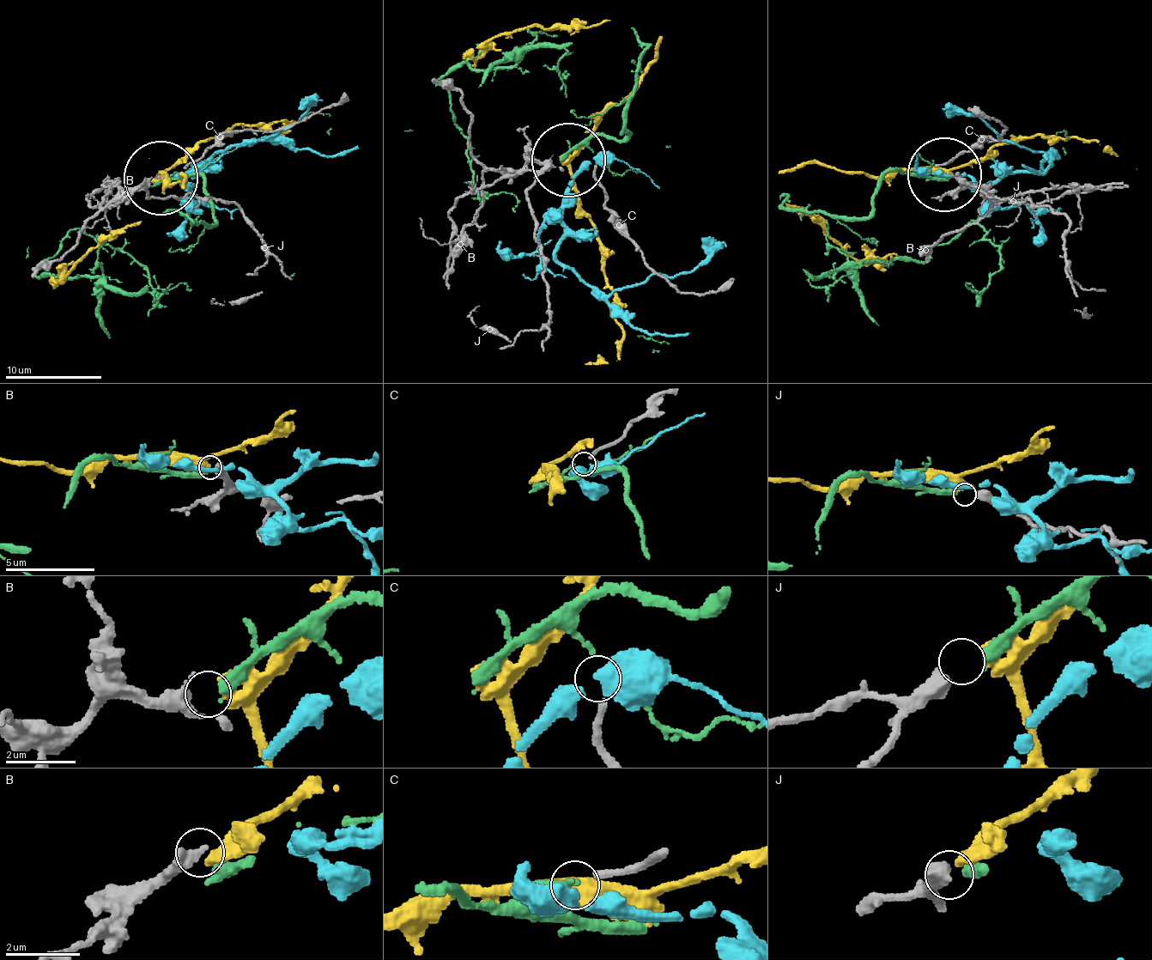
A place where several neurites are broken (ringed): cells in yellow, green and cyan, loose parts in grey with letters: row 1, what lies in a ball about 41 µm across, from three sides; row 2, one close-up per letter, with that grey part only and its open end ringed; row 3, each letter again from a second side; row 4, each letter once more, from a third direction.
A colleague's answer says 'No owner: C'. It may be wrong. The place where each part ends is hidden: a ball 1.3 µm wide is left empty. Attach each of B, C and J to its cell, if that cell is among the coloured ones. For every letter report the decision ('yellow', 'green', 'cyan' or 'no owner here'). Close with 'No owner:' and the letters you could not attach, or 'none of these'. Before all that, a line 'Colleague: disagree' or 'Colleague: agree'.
Colleague: agree
B: yellow
C: no owner here
J: green
No owner: C

